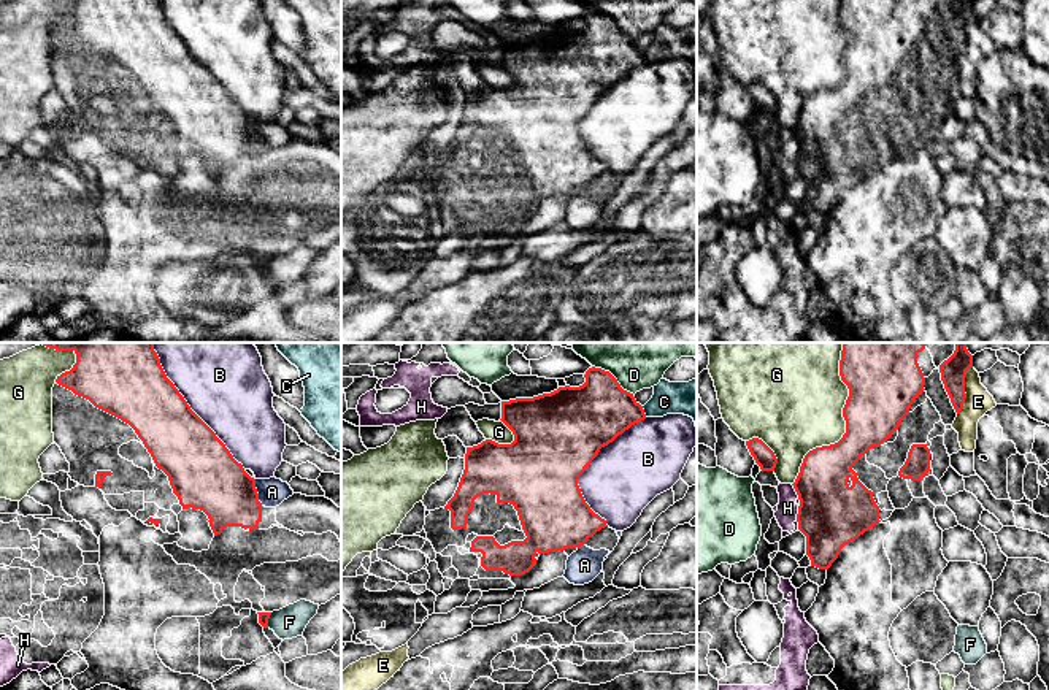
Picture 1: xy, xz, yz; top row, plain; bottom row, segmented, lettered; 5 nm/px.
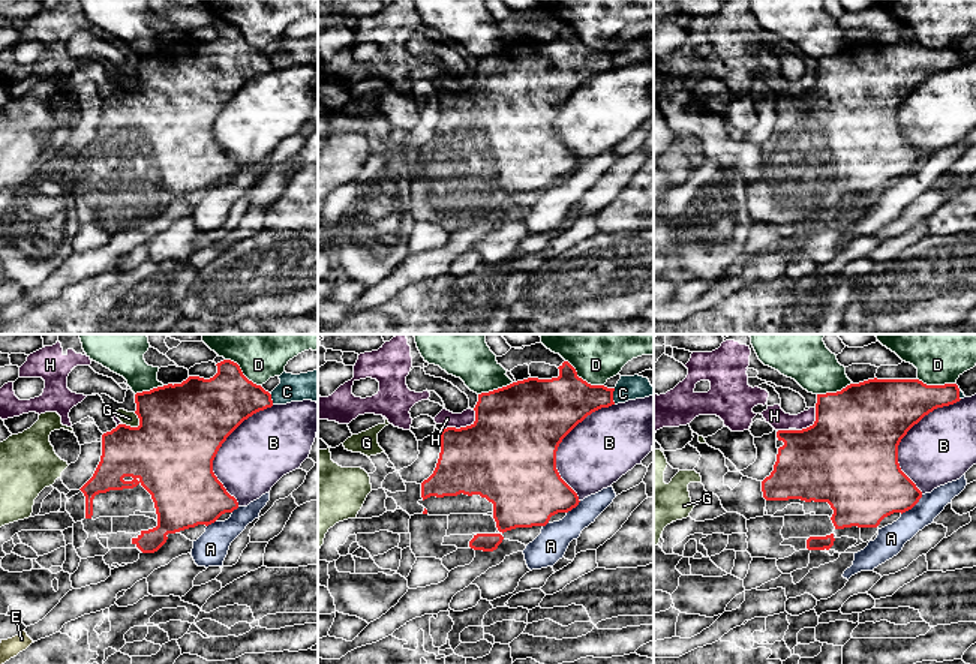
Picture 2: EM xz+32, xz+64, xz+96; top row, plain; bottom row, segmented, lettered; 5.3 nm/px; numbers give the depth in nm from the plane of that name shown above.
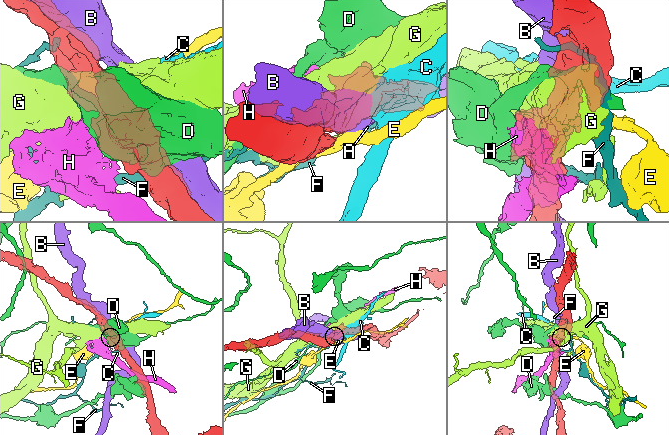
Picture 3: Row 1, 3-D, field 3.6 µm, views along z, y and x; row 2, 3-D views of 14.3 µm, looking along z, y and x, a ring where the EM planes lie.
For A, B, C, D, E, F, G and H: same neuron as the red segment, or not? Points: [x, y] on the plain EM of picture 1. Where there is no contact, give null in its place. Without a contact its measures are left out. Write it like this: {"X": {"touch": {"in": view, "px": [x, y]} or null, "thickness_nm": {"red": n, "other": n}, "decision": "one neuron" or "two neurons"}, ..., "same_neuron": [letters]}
{"A": {"touch": {"in": "xy", "px": [256, 137]}, "thickness_nm": {"red": 320, "other": 140}, "decision": "two neurons"}, "B": {"touch": {"in": "xz", "px": [589, 108]}, "thickness_nm": {"red": 440, "other": 360}, "decision": "two neurons"}, "C": {"touch": {"in": "xz", "px": [643, 56]}, "thickness_nm": {"red": 320, "other": 180}, "decision": "two neurons"}, "D": {"touch": {"in": "xz", "px": [614, 22]}, "thickness_nm": {"red": 340, "other": 180}, "decision": "two neurons"}, "E": {"touch": {"in": "yz", "px": [964, 35]}, "thickness_nm": {"red": 130, "other": 140}, "decision": "two neurons"}, "F": {"touch": {"in": "xy", "px": [267, 265]}, "thickness_nm": {"red": 50, "other": 160}, "decision": "two neurons"}, "G": {"touch": {"in": "yz", "px": [846, 73]}, "thickness_nm": {"red": 320, "other": 420}, "decision": "two neurons"}, "H": {"touch": {"in": "yz", "px": [795, 135]}, "thickness_nm": {"red": 340, "other": 110}, "decision": "two neurons"}, "same_neuron": []}

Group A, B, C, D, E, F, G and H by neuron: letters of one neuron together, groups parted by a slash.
A / B / C / D / E / F / G / H

